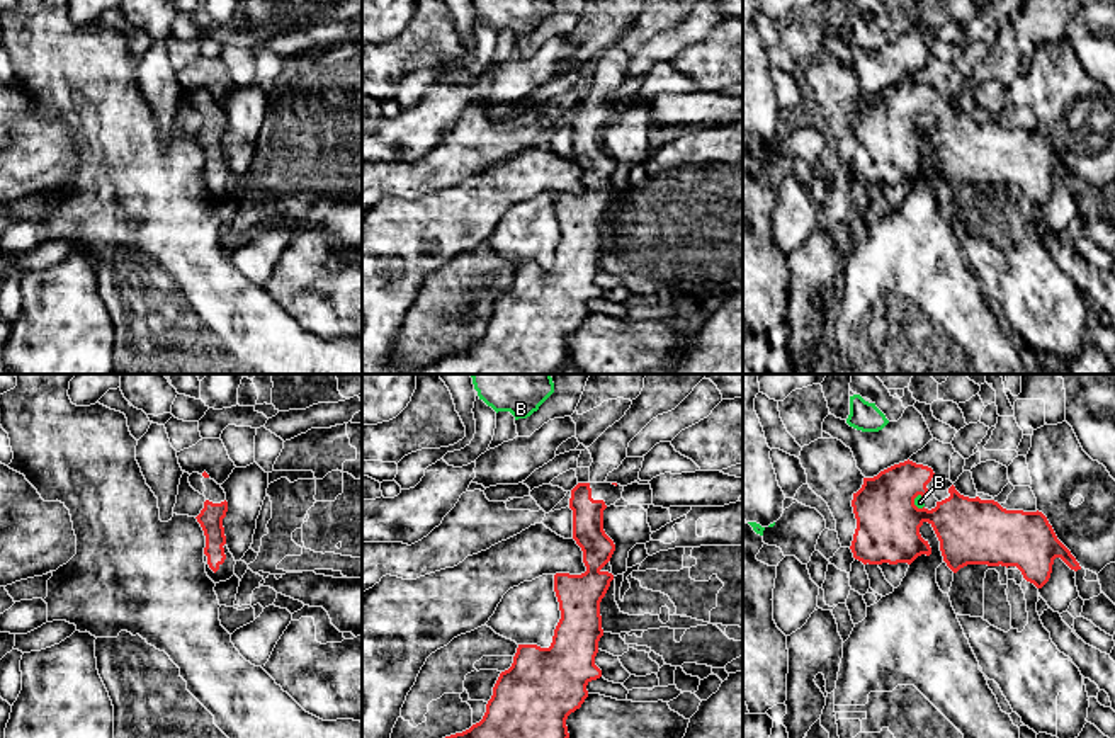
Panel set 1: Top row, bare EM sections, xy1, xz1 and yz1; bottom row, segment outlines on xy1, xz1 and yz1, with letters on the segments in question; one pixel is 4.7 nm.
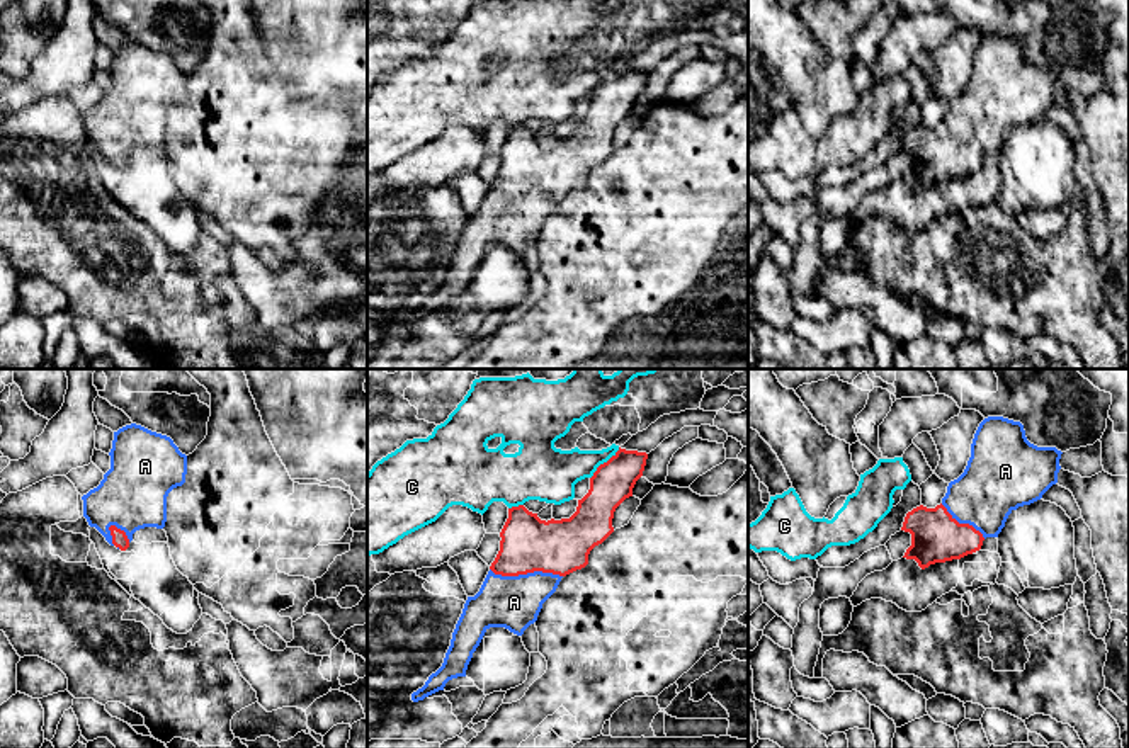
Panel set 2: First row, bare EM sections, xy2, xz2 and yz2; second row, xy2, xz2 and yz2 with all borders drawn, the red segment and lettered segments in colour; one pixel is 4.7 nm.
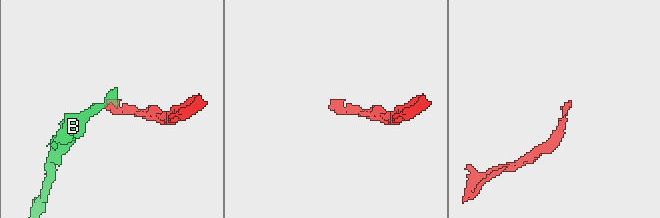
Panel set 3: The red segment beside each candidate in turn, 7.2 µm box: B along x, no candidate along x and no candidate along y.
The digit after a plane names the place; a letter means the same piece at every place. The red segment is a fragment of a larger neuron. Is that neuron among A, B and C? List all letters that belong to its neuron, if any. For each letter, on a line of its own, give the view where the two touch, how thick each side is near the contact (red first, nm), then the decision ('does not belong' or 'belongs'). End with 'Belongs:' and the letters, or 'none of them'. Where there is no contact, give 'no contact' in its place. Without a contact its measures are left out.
A: meets red in xz2; 260 nm thick on the red side, 260 nm on the other; belongs
B: meets red in yz1; 300 nm thick on the red side, 50 nm on the other; does not belong
C: meets red in xz2; 200 nm thick on the red side, 240 nm on the other; does not belong
Belongs: A

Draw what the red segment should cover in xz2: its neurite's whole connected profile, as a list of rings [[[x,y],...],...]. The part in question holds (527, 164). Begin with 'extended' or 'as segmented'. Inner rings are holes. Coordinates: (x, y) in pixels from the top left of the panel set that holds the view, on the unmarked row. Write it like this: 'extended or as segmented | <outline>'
extended | [[[619,66],[607,82],[597,87],[590,97],[588,112],[578,119],[576,131],[570,138],[546,141],[524,124],[508,128],[508,138],[500,151],[500,170],[479,211],[468,216],[442,286],[428,296],[422,308],[411,313],[413,321],[444,309],[452,298],[466,296],[473,272],[490,246],[505,246],[522,255],[537,240],[542,223],[556,211],[561,197],[585,187],[590,170],[614,151],[614,131],[626,117],[633,116],[633,107],[643,95],[646,78],[646,71]]]

